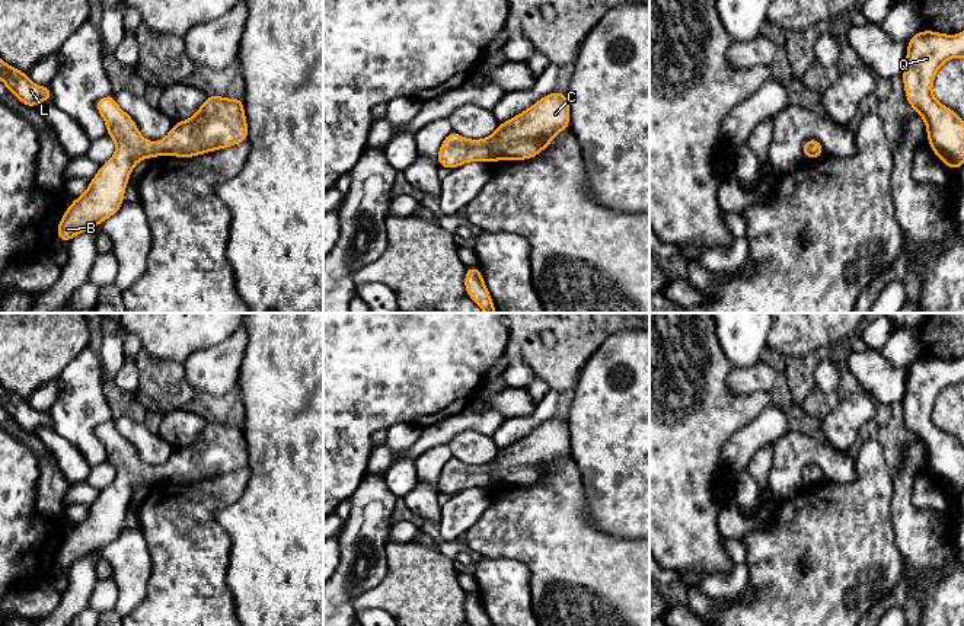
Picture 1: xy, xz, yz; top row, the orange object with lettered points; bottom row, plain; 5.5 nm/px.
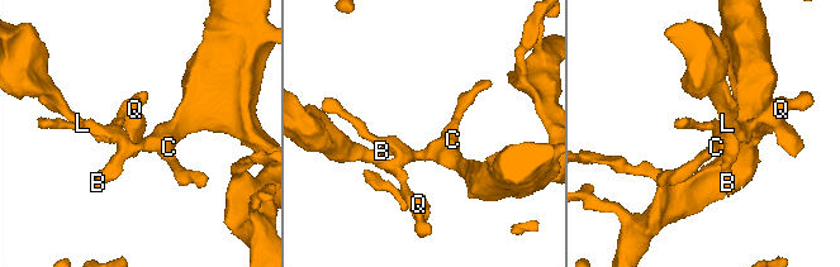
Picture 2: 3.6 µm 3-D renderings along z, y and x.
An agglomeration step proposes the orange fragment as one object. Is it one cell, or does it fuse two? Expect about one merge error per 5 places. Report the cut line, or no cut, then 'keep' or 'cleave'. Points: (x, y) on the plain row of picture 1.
no cut | keep

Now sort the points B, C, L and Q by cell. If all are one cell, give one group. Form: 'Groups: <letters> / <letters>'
Groups: B C L Q

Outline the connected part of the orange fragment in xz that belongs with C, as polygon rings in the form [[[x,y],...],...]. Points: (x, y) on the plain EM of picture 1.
[[[553,416],[529,435],[501,448],[486,464],[470,466],[454,457],[449,459],[440,472],[437,489],[453,496],[478,486],[489,491],[497,486],[529,486],[565,456],[569,456],[568,421]]]

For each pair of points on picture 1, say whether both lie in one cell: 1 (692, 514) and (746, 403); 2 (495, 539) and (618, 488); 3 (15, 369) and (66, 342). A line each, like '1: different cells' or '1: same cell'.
1: same cell
2: different cells
3: same cell

